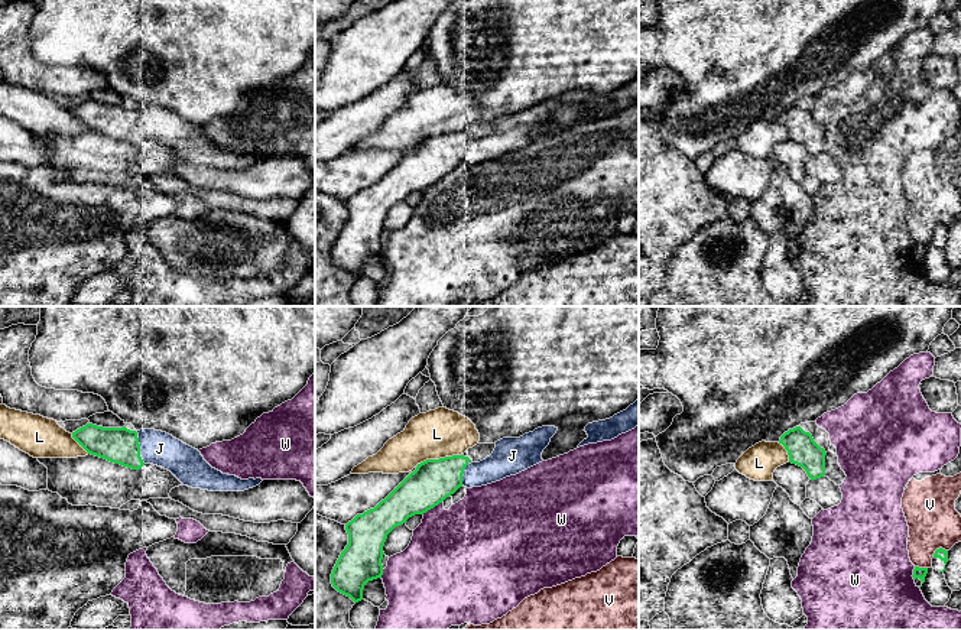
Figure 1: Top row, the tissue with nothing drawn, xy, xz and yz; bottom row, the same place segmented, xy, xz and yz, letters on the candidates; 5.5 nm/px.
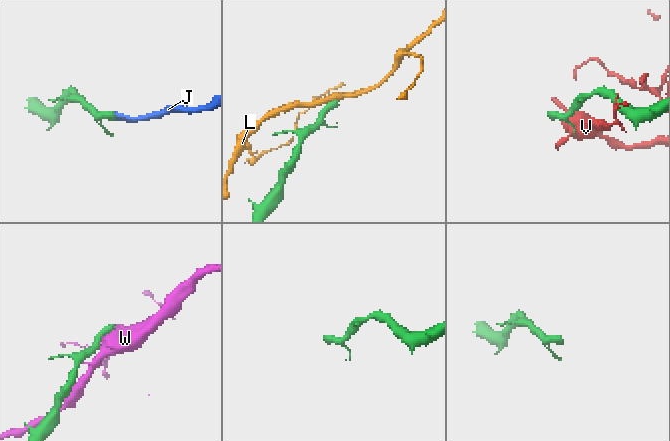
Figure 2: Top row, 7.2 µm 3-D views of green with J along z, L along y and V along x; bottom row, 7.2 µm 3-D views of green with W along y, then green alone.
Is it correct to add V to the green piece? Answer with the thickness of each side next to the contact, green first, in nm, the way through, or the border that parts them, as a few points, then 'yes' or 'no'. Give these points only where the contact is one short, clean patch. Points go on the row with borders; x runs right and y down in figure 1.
calibres 60 and 280 nm; no

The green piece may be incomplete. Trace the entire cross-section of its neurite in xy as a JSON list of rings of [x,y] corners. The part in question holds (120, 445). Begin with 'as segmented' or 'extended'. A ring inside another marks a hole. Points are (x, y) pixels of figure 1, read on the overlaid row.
extended; [[[92,423],[72,432],[72,438],[91,455],[132,470],[153,464],[171,471],[184,486],[208,491],[244,491],[262,478],[241,480],[212,468],[201,452],[172,435],[155,431],[103,428]]]

